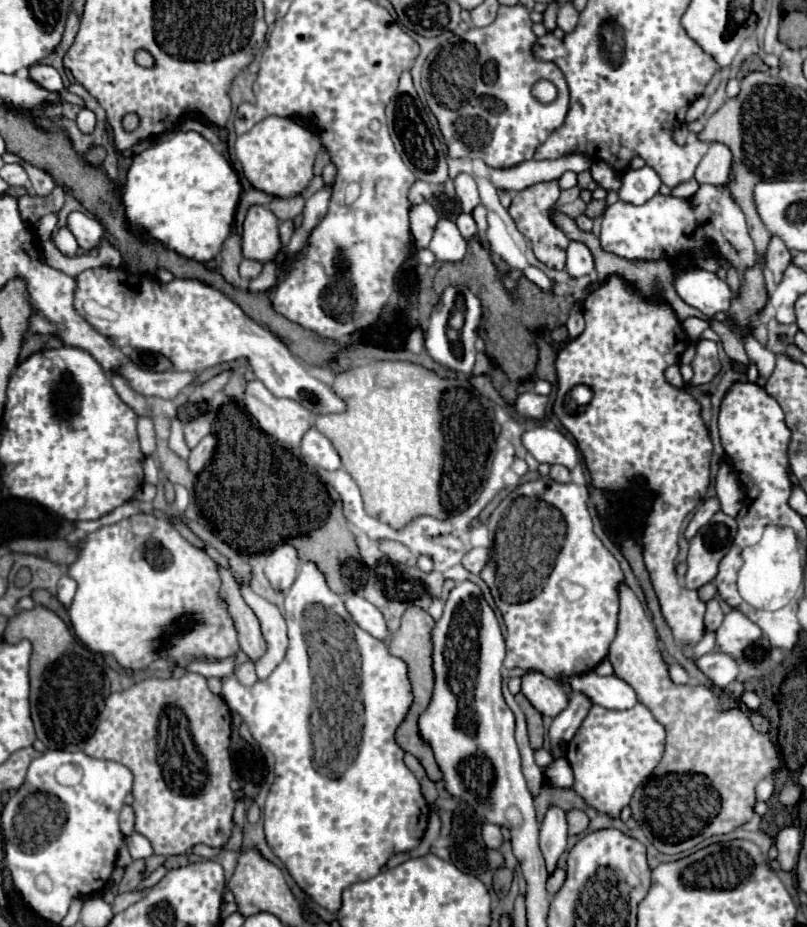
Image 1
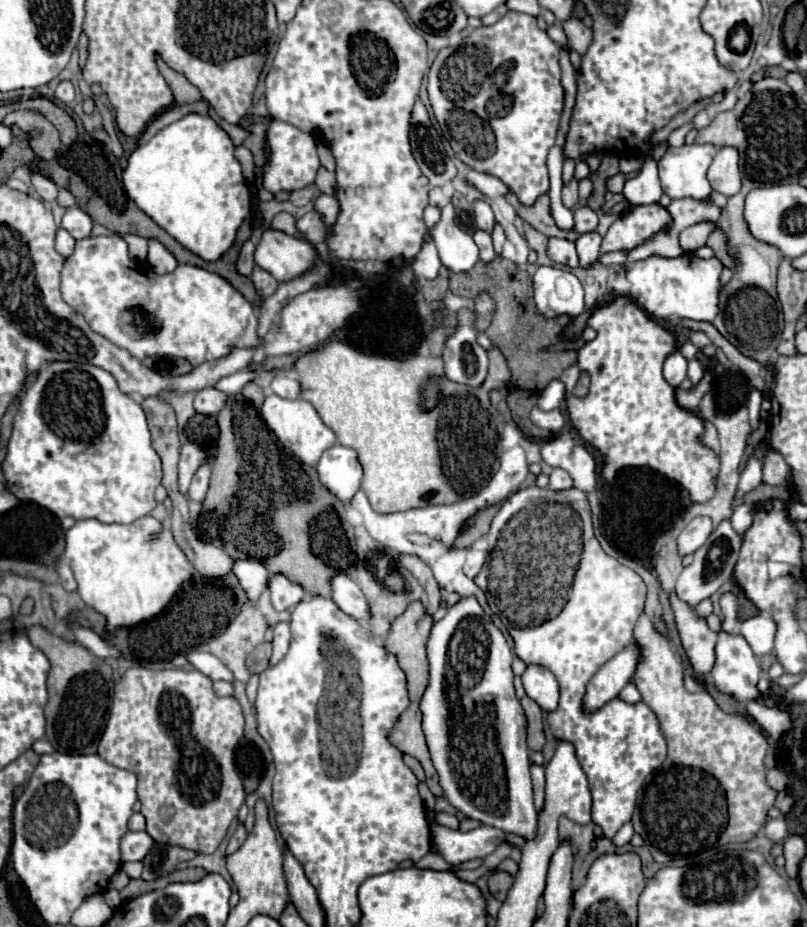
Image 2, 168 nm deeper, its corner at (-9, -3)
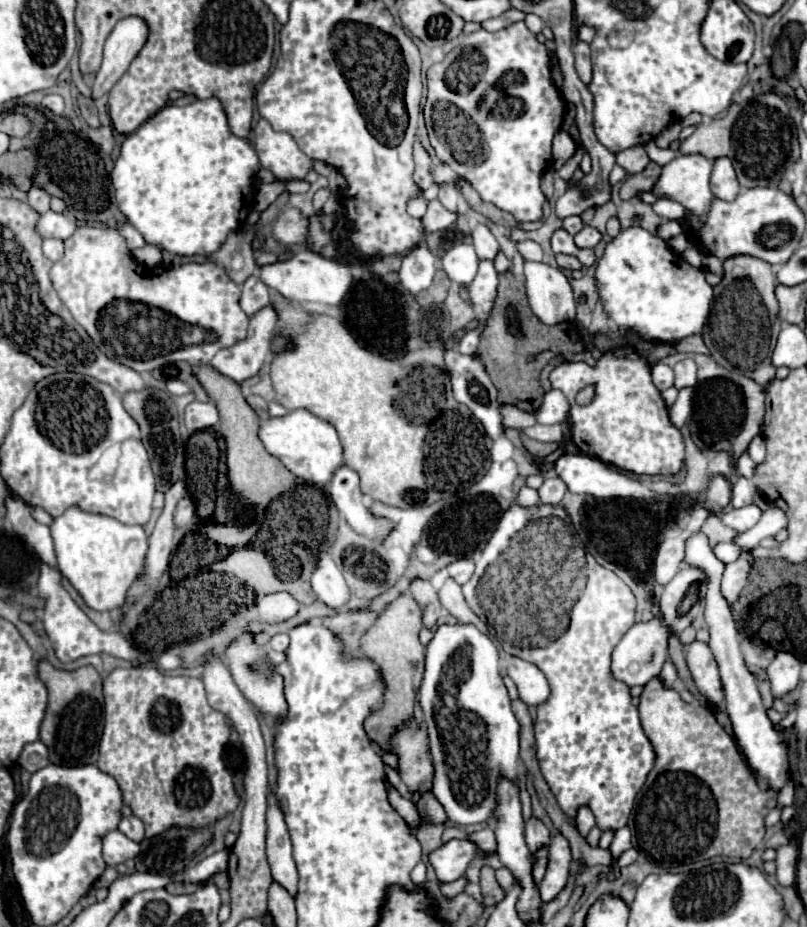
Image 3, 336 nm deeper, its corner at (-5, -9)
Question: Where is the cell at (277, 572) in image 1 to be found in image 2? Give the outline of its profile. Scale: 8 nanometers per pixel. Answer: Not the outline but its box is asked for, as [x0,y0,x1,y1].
[269,574,305,610]

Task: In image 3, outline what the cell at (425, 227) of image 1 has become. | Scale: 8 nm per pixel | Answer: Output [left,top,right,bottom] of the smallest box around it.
[407,198,427,218]

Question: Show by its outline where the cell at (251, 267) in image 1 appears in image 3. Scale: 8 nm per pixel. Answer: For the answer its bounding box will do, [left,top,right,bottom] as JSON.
[241,276,271,318]

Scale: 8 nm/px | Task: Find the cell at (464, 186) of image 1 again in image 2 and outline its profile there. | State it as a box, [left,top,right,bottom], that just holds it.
[473,200,495,232]

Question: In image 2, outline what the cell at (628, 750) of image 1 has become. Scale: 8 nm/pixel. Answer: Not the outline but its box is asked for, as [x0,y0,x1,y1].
[491,486,667,838]

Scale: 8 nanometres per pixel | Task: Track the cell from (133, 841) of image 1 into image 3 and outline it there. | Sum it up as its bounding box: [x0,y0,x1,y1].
[103,830,139,866]

